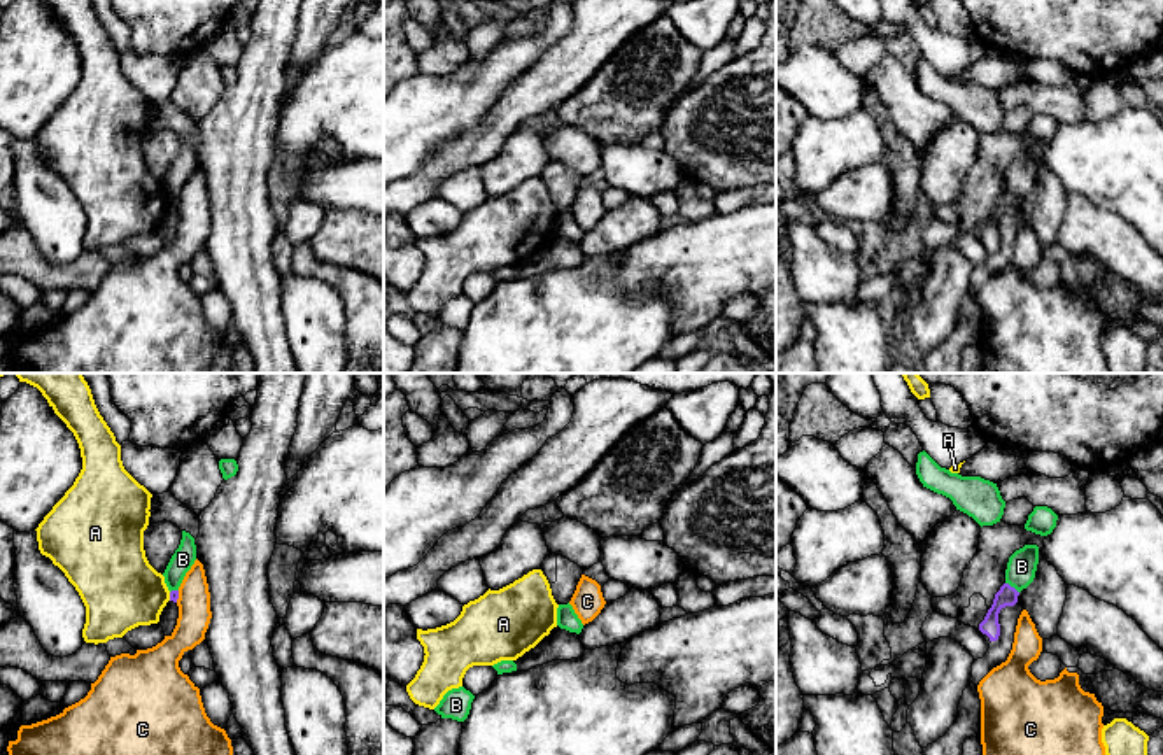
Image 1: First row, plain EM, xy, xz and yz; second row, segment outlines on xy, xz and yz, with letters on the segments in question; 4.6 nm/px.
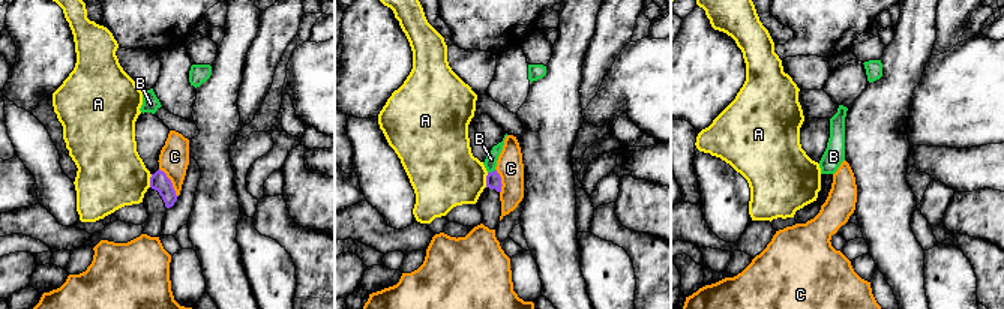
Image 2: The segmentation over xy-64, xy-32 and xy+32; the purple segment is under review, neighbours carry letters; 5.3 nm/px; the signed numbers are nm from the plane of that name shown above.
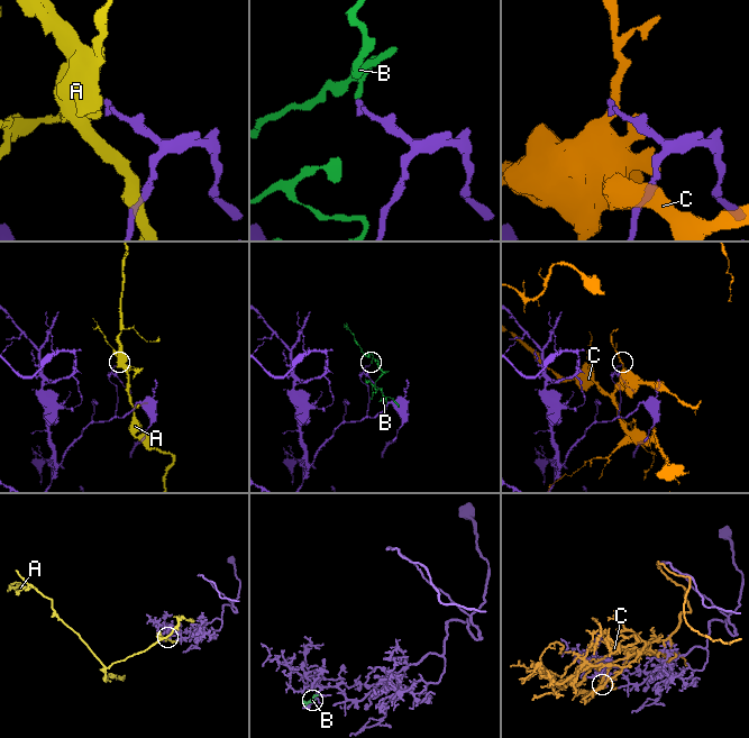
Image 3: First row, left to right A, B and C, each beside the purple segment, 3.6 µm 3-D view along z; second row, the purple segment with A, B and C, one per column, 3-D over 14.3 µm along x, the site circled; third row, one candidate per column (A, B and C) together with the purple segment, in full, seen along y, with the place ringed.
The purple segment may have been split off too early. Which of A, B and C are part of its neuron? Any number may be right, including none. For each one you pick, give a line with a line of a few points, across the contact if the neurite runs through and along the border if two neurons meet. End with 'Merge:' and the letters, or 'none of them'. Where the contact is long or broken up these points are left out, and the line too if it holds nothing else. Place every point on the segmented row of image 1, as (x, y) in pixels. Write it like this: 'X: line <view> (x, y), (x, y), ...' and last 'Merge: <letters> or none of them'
Merge: none of them

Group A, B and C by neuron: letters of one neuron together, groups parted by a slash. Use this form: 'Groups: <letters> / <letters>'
Groups: A / B / C

